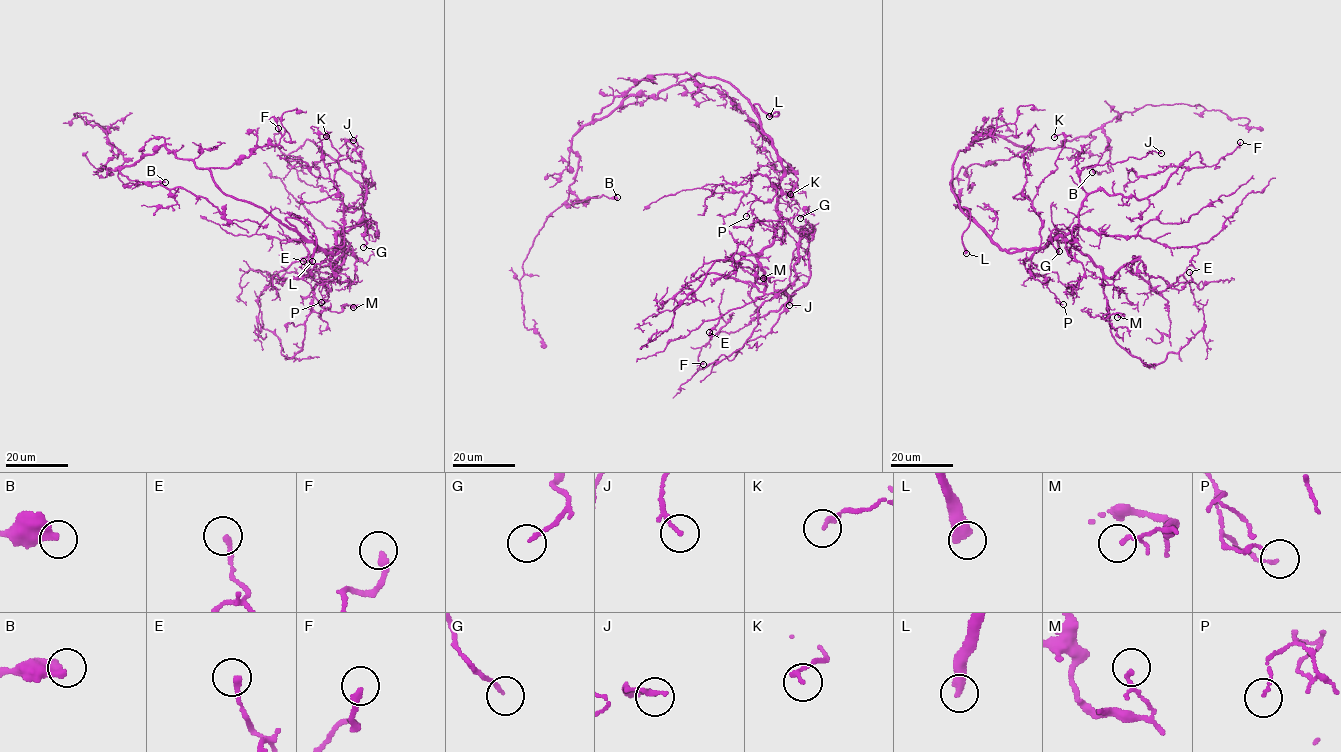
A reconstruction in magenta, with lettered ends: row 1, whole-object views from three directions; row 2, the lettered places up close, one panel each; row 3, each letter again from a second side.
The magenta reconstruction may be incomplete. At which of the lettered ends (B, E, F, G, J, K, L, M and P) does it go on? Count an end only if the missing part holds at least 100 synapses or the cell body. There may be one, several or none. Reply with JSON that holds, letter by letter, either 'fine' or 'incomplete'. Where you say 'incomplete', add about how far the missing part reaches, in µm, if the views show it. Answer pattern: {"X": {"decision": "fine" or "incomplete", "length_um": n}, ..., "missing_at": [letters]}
{"B": {"decision": "fine"}, "E": {"decision": "fine"}, "F": {"decision": "fine"}, "G": {"decision": "fine"}, "J": {"decision": "fine"}, "K": {"decision": "fine"}, "L": {"decision": "incomplete", "length_um": 5}, "M": {"decision": "fine"}, "P": {"decision": "fine"}, "missing_at": ["L"]}

